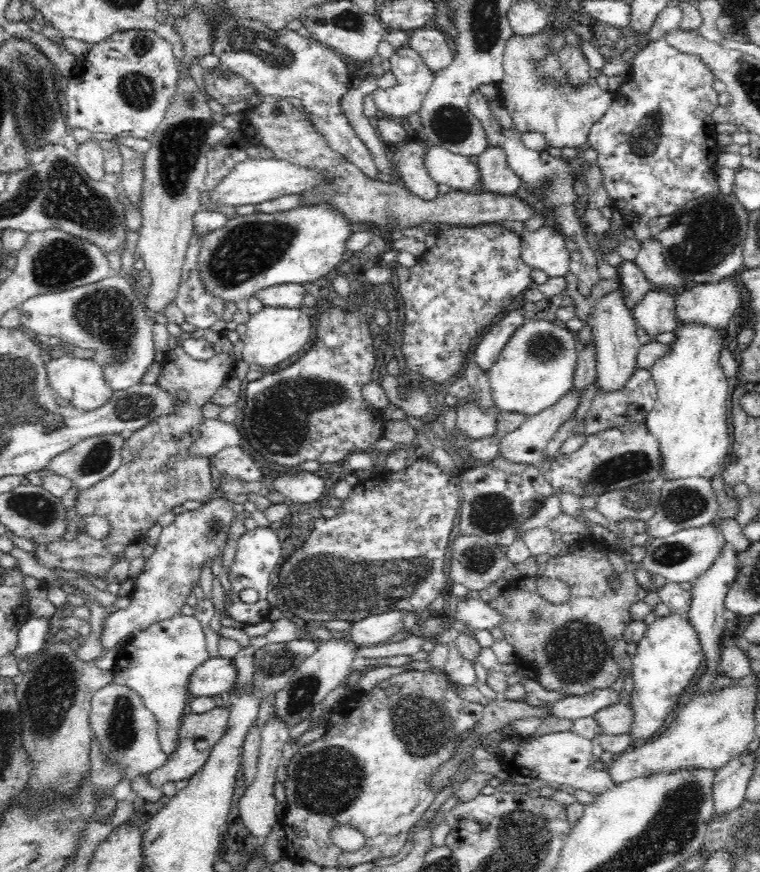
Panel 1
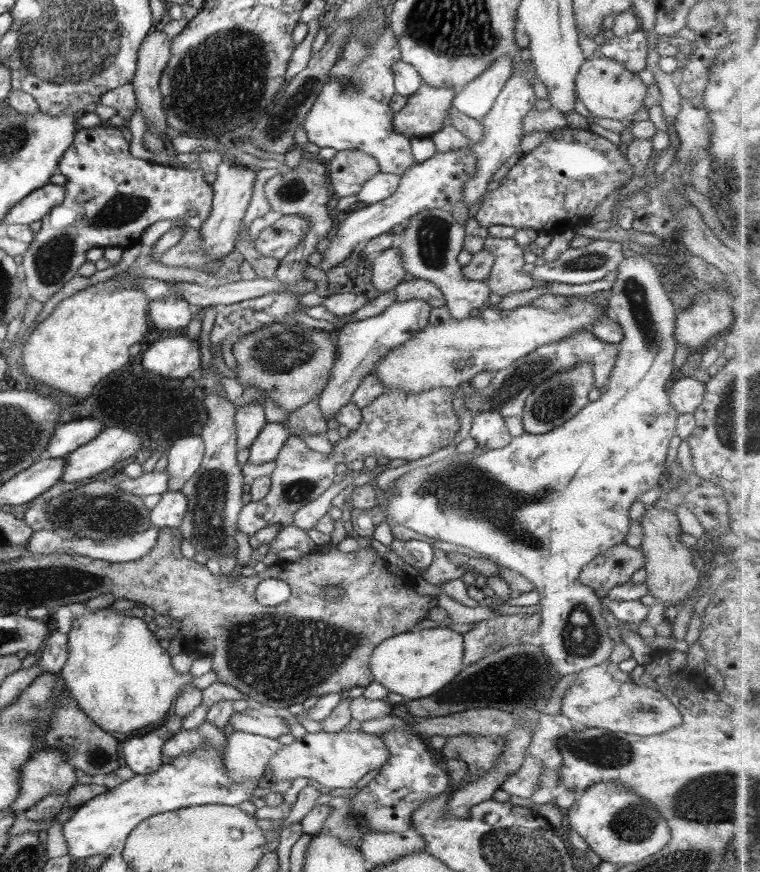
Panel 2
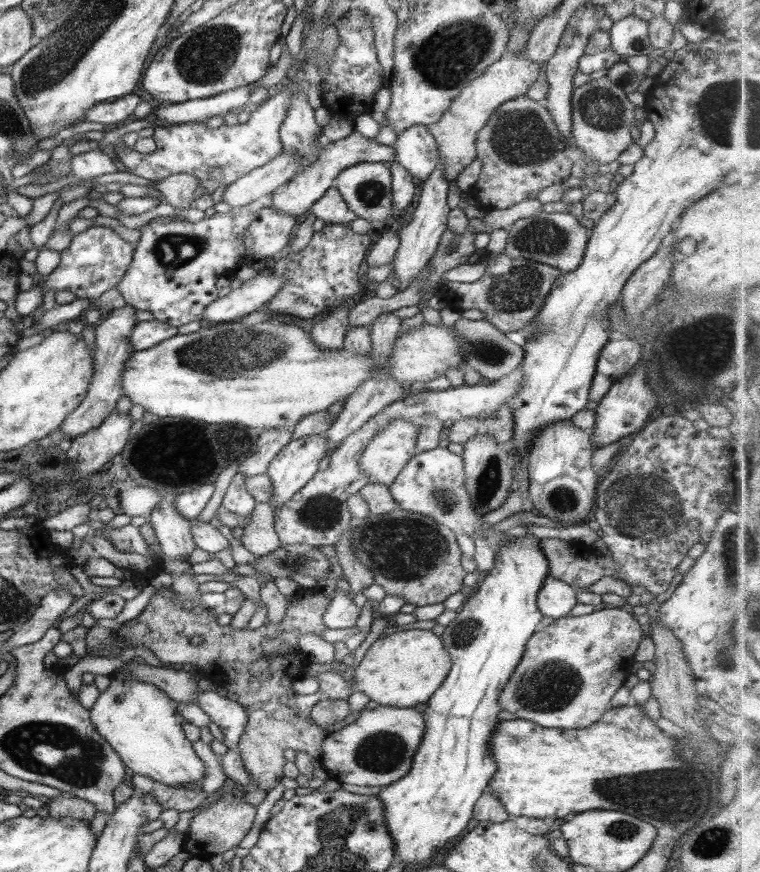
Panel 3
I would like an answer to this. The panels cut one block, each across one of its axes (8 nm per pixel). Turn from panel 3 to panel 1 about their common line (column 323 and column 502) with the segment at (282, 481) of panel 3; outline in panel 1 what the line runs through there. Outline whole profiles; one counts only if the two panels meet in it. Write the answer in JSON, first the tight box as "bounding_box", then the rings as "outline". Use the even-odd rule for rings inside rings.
{"bounding_box":[498,384,580,466],"outline":[[[572,384],[572,388],[570,388],[556,404],[552,404],[552,406],[546,408],[546,410],[542,410],[540,414],[526,417],[520,428],[504,434],[498,444],[498,447],[500,447],[498,457],[502,457],[504,460],[508,460],[508,462],[514,464],[522,464],[522,466],[524,466],[524,464],[528,466],[539,466],[543,460],[546,447],[548,447],[548,444],[552,441],[556,430],[570,418],[570,415],[578,406],[579,400],[580,394]]]}

